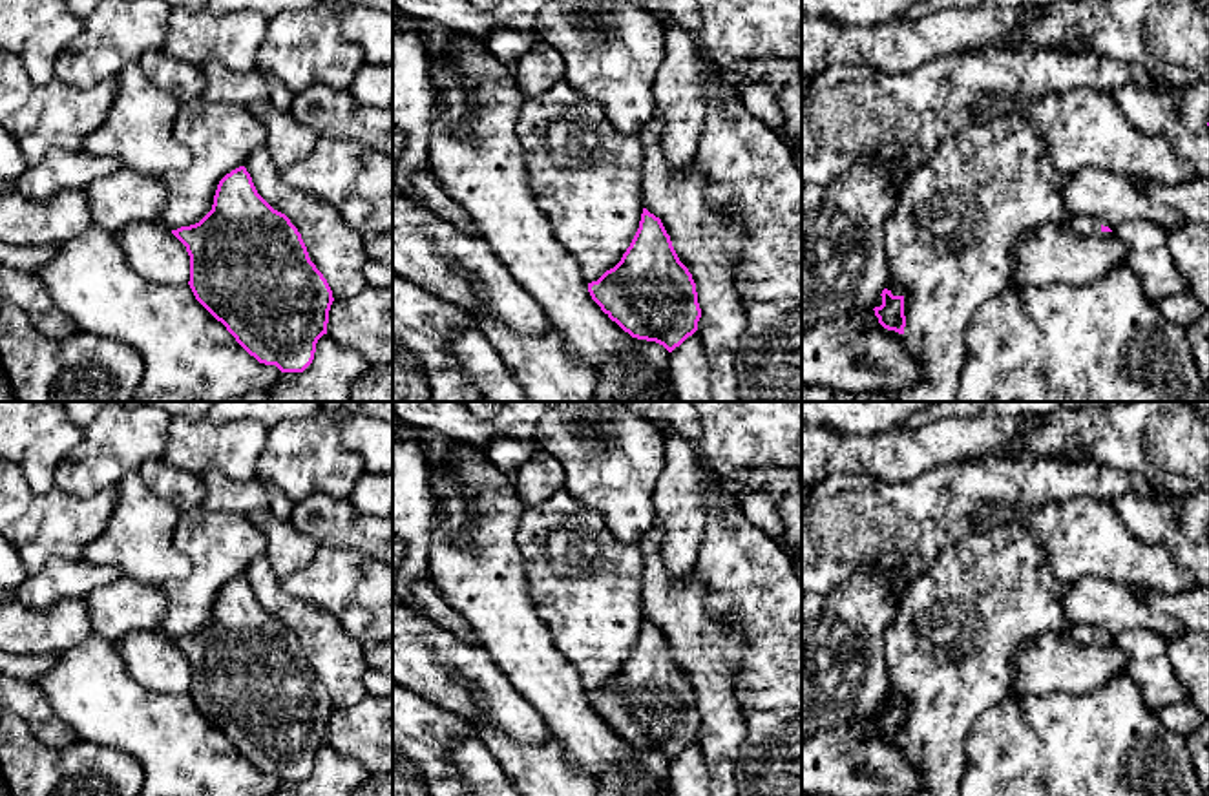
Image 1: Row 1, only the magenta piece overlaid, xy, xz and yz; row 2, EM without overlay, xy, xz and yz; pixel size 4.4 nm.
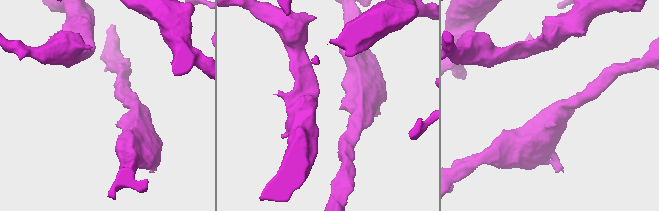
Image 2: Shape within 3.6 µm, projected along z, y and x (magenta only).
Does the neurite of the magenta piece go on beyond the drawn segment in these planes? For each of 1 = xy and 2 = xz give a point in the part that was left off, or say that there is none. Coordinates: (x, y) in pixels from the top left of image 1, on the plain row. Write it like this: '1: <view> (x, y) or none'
1: none
2: none

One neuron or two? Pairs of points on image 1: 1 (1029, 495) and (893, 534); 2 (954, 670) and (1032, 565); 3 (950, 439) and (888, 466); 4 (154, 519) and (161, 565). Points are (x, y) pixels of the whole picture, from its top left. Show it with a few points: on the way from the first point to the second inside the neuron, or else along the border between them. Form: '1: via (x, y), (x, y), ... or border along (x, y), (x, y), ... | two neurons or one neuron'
1: via (996, 490), (956, 490), (926, 515) | one neuron
2: via (968, 645), (968, 628), (1005, 592) | one neuron
3: via (935, 444), (903, 453) | one neuron
4: via (154, 530), (154, 554) | one neuron

